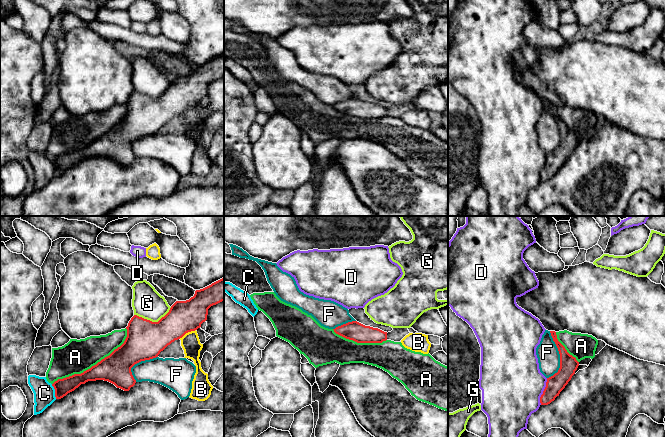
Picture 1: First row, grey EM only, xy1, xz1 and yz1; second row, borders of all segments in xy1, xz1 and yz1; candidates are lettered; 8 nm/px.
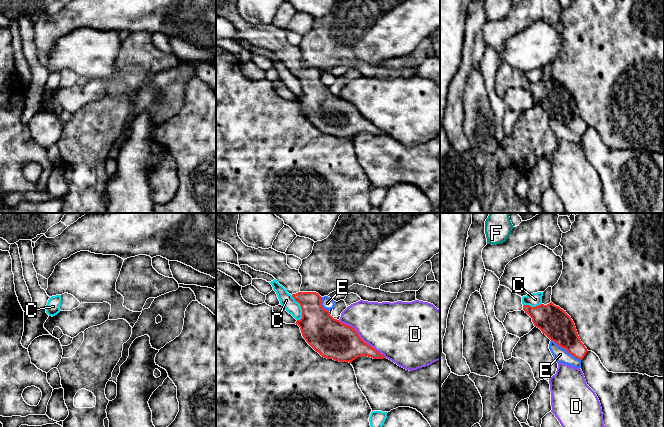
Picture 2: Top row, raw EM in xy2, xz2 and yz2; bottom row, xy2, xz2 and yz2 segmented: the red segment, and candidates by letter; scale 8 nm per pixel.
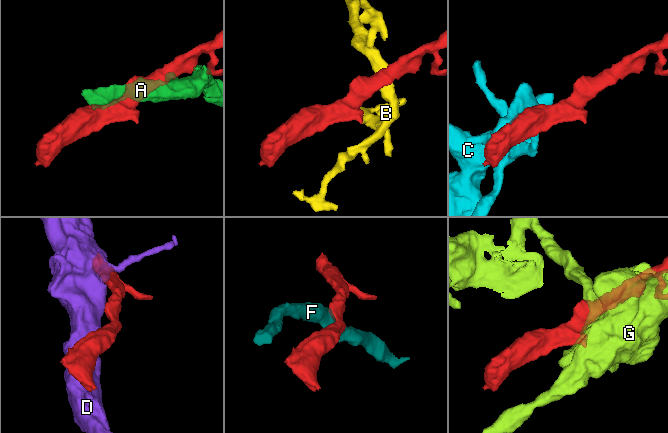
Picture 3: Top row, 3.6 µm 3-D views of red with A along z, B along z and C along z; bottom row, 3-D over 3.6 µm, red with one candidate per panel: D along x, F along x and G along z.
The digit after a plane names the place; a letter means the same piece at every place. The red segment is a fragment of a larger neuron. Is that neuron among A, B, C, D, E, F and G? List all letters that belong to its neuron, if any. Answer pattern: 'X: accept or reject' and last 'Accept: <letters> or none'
A: reject
B: reject
C: reject
D: reject
E: reject
F: reject
G: reject
Accept: none

